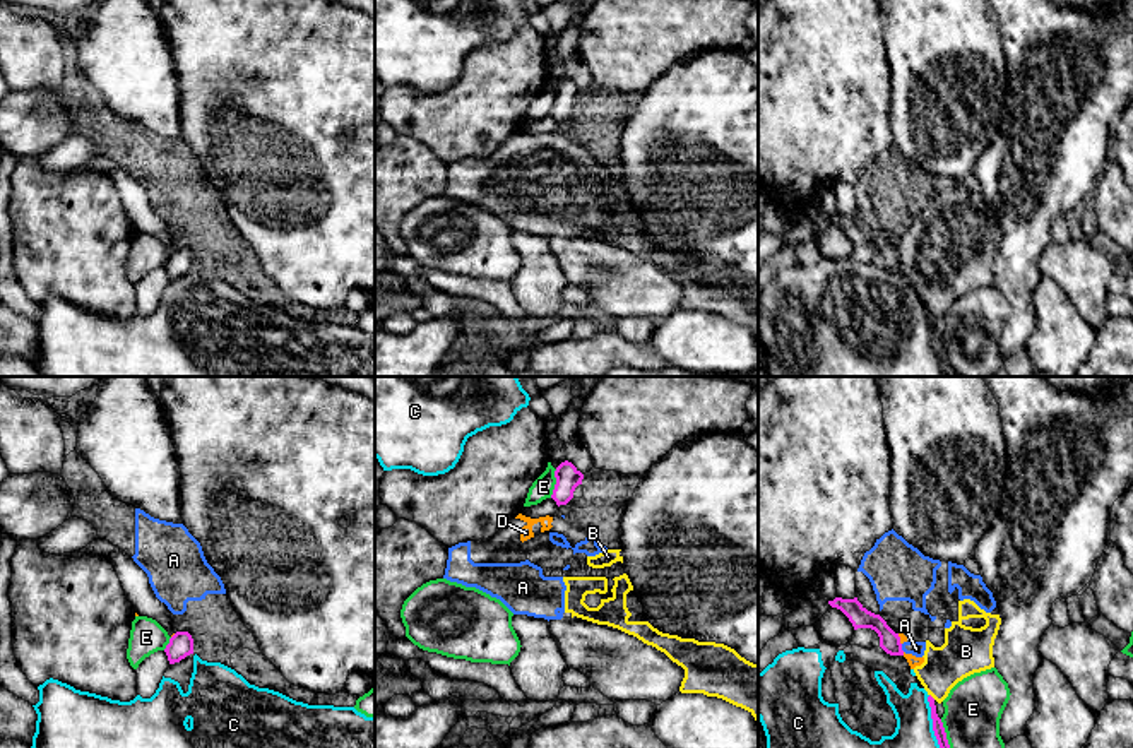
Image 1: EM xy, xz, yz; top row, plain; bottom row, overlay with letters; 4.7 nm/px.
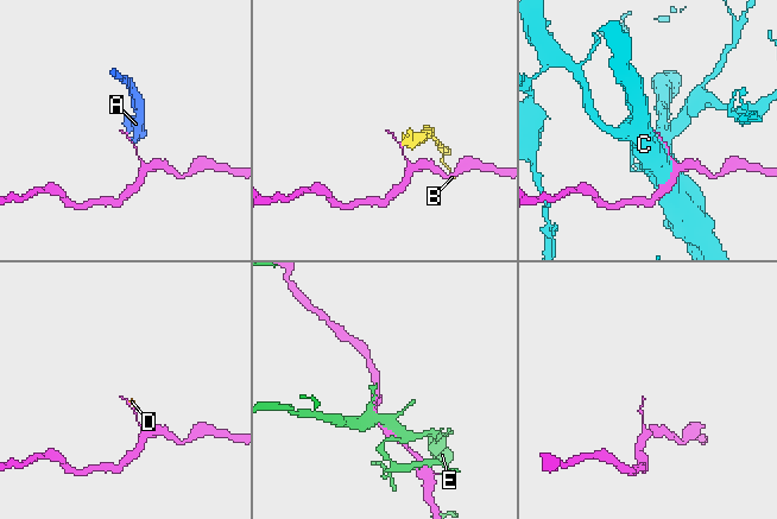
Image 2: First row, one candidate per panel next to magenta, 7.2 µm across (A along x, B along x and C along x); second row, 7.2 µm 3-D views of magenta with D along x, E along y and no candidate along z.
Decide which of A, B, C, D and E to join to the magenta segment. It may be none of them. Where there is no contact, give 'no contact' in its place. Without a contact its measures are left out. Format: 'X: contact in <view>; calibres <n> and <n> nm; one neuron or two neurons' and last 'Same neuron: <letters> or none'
A: contact in yz; calibres 100 and 70 nm; two neurons
B: contact in yz; calibres 50 and 200 nm; two neurons
C: contact in yz; calibres 50 and 300 nm; two neurons
D: contact in yz; calibres 100 and 30 nm; two neurons
E: contact in xz; calibres 110 and 100 nm; two neurons
Same neuron: none

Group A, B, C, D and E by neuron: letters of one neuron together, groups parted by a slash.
A B D / C / E

